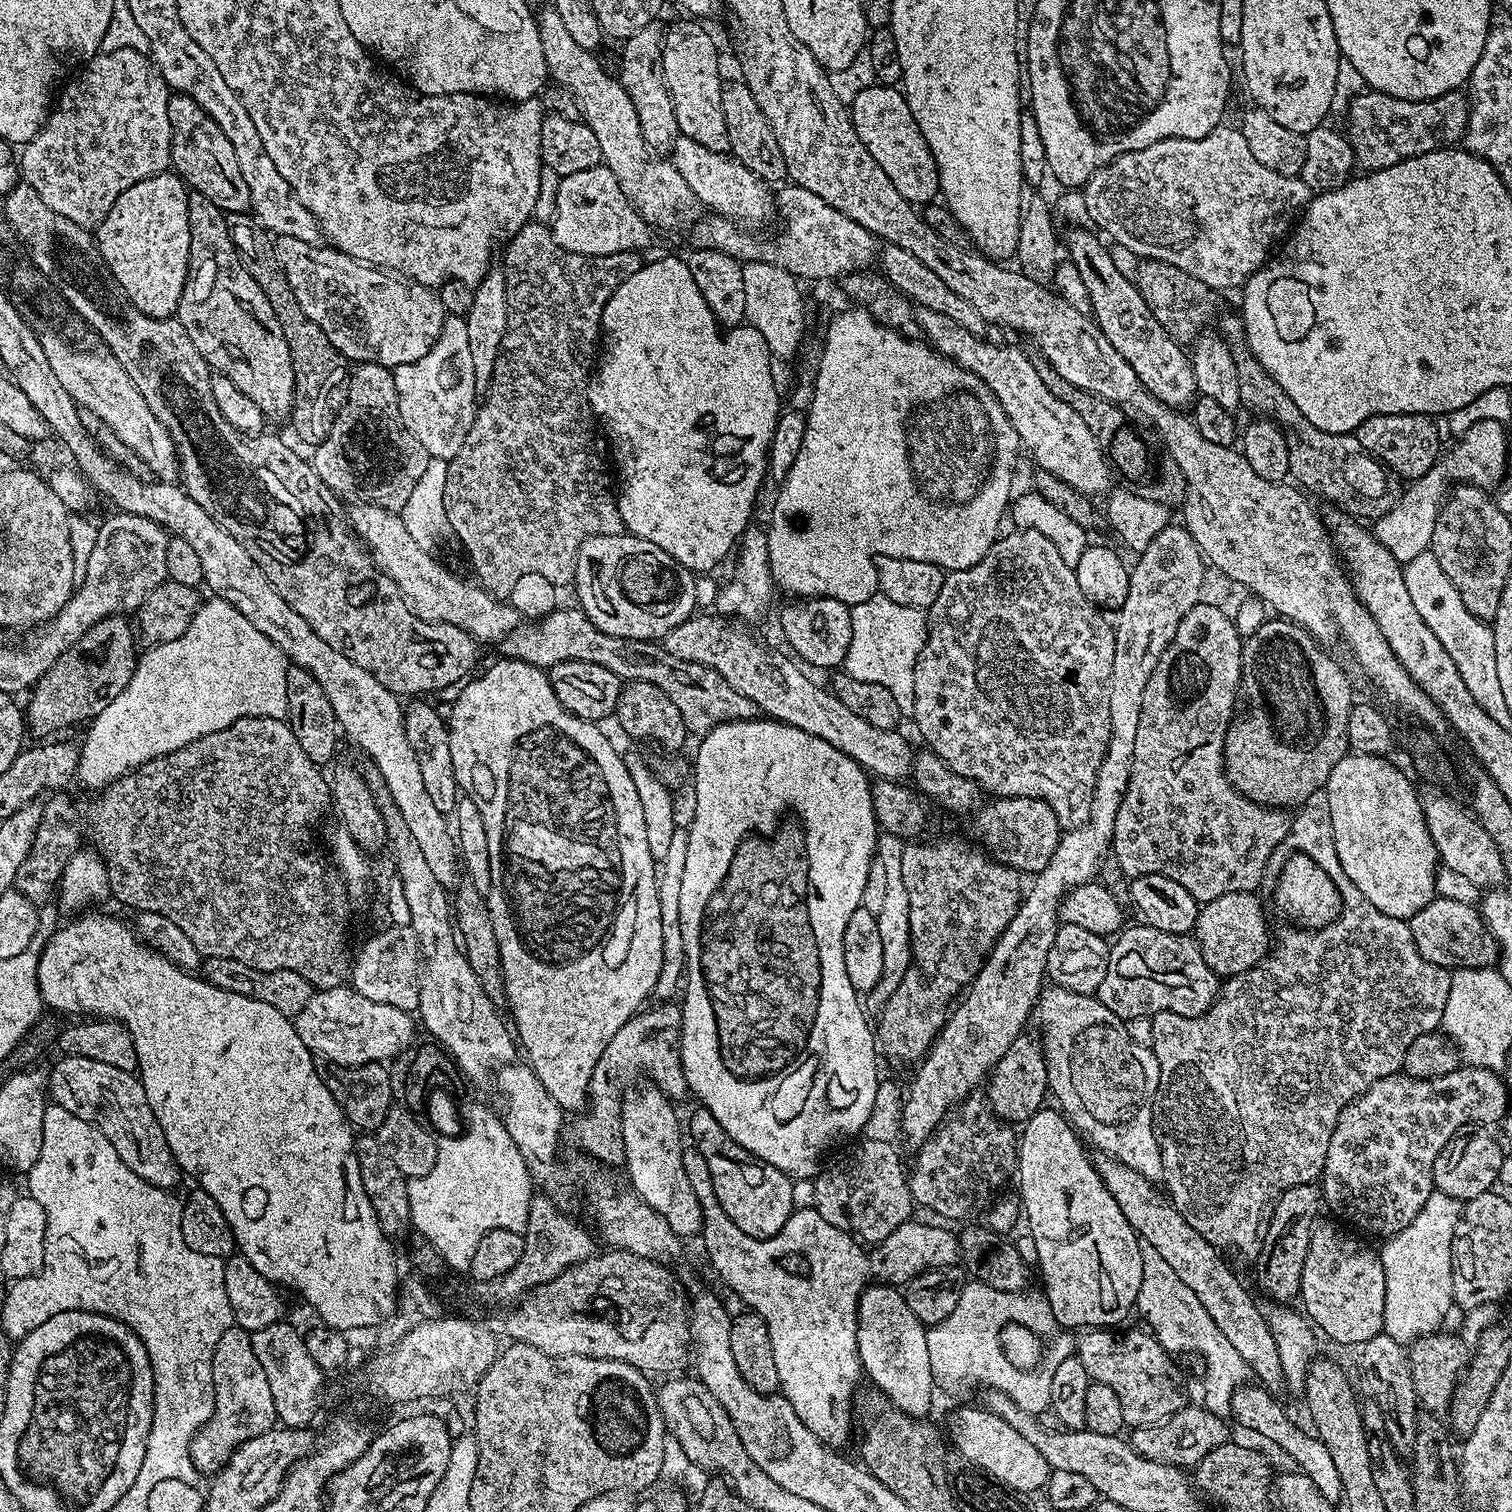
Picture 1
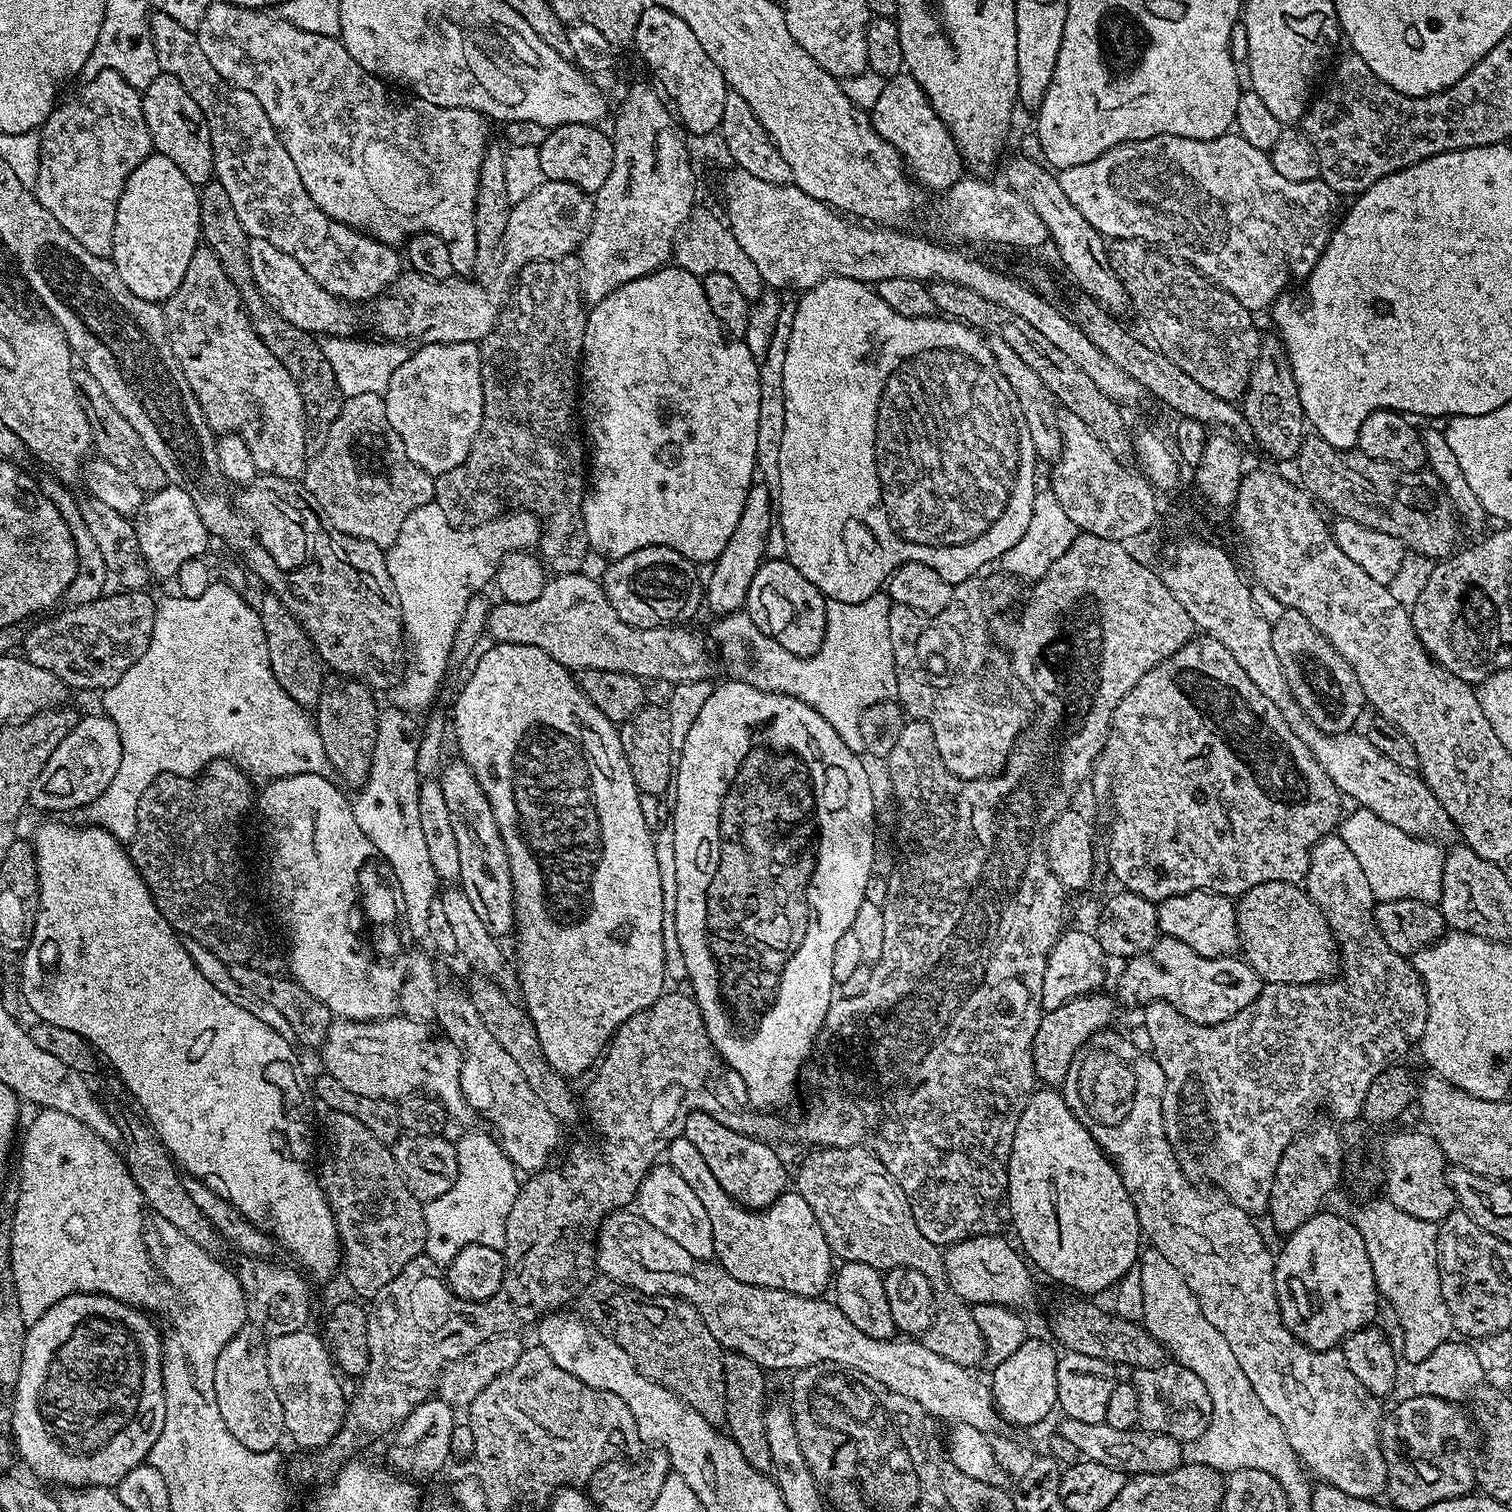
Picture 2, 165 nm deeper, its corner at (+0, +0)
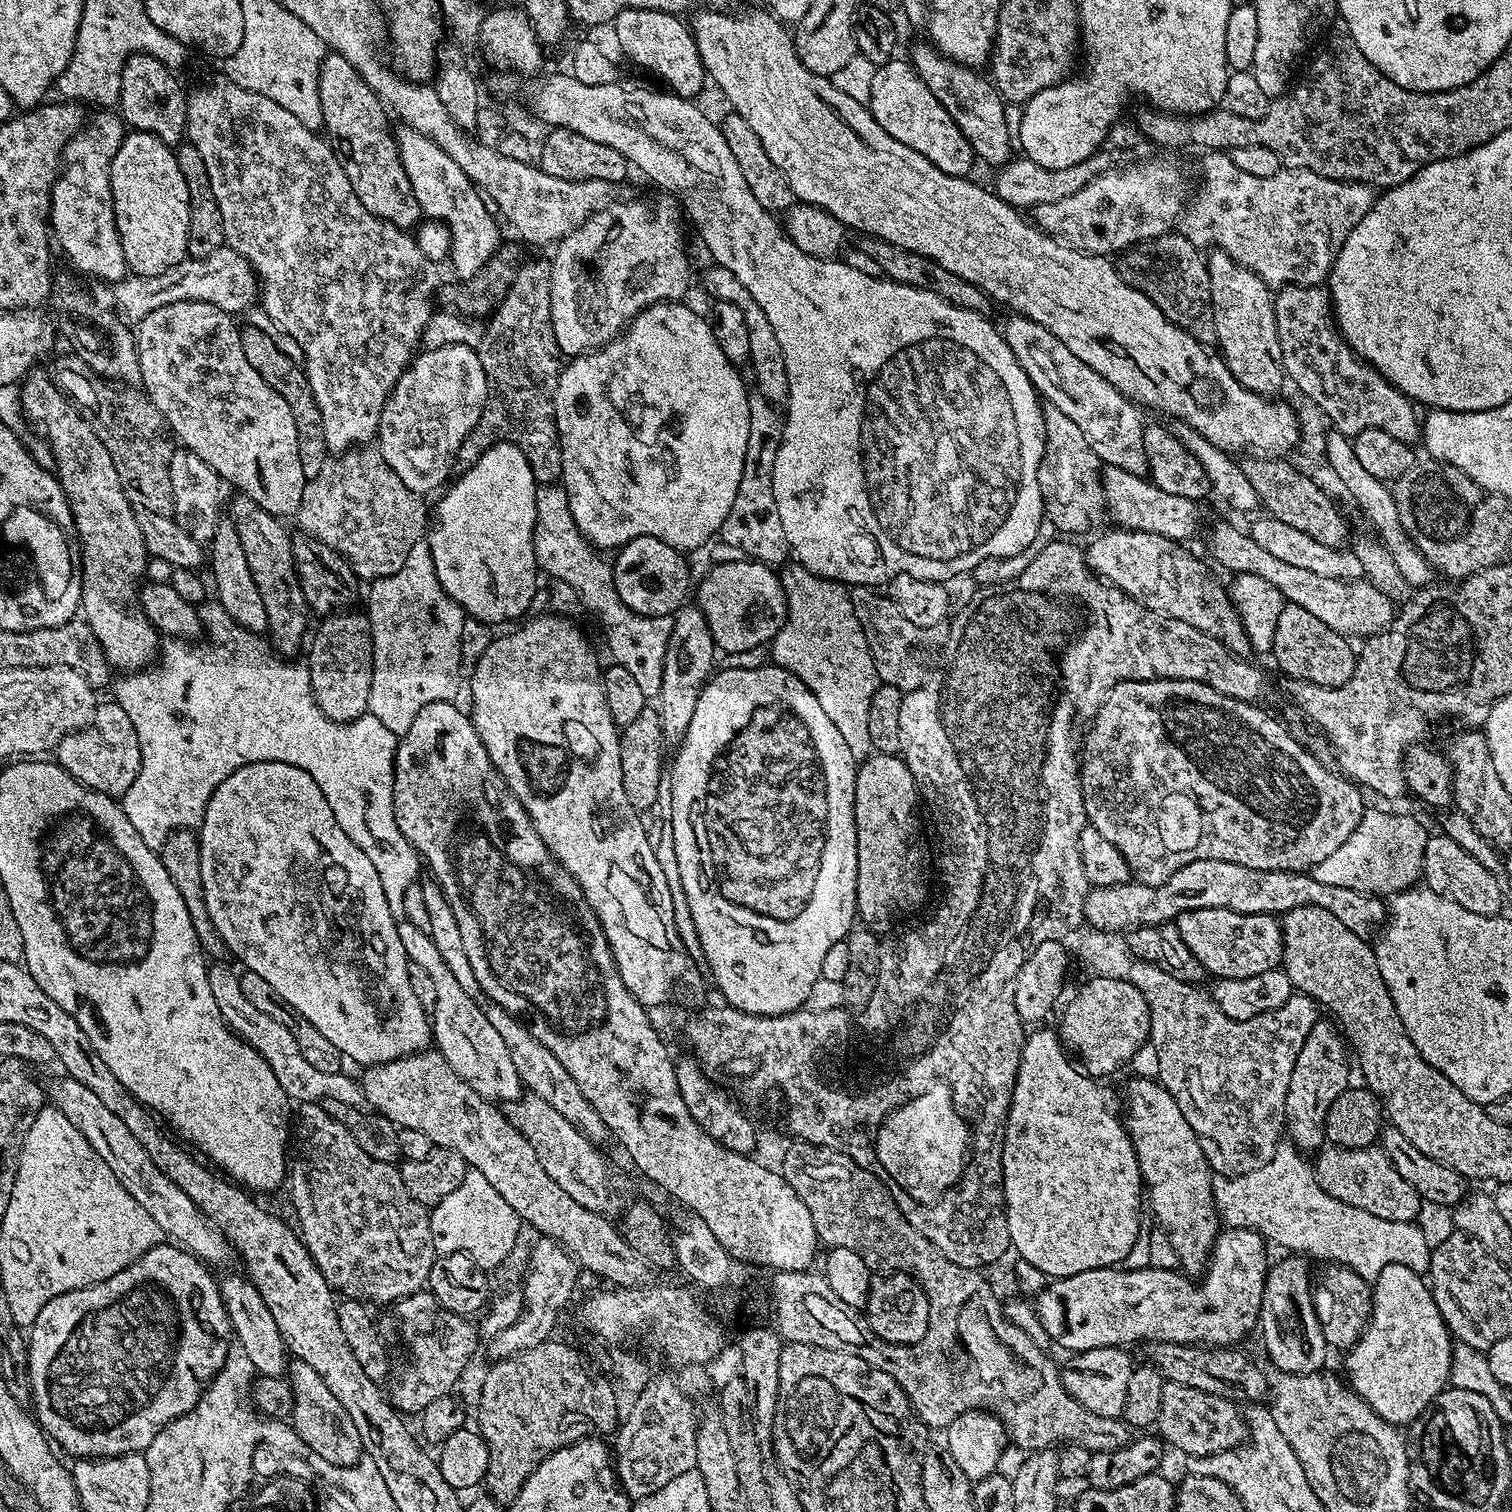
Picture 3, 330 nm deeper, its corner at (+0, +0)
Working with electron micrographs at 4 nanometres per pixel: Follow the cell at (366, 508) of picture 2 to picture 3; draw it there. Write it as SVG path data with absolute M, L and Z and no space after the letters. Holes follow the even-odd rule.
M356 446L329 459L322 466L322 474L305 483L298 521L307 535L315 536L343 556L361 581L371 582L402 570L406 554L410 554L410 550L425 539L430 527L430 508L424 505L424 500L421 493L410 490L410 486L406 486L406 482L394 474L386 458L382 458L379 447Z

